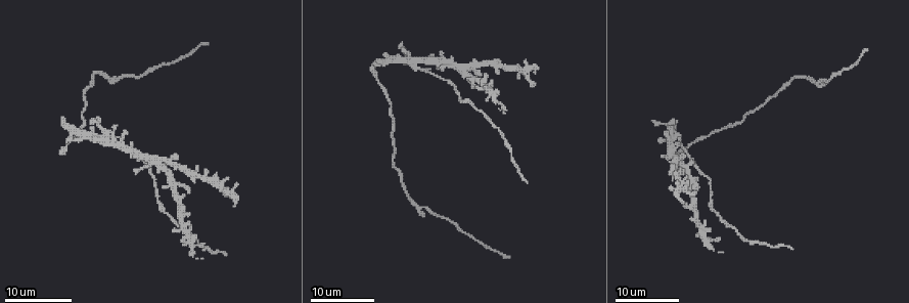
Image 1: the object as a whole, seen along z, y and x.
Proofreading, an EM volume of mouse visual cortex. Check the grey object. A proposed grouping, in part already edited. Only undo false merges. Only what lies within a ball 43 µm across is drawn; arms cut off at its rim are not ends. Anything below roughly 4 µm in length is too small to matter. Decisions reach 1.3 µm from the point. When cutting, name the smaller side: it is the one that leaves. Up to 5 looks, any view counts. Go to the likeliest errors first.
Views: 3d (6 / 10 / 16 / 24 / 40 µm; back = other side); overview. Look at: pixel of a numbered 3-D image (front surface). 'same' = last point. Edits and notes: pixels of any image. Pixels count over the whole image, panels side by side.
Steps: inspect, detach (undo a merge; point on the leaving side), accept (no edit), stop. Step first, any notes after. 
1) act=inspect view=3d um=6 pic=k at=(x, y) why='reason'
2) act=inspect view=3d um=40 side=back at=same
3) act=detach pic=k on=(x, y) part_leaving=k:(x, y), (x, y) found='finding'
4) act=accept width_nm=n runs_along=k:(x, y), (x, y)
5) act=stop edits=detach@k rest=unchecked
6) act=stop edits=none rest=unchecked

act=inspect view=3d um=16 pic=1 at=(678, 133) why='small branch off a trunk'

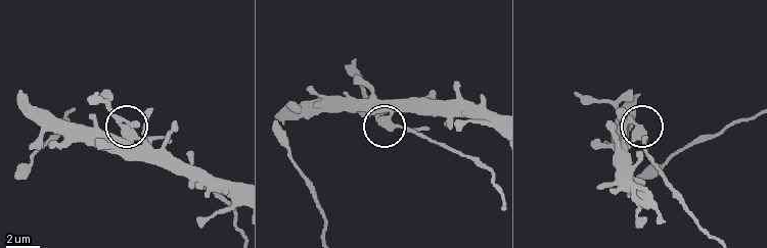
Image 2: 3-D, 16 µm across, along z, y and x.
act=inspect view=3d um=10 pic=2 at=(129, 127) why='closer look'

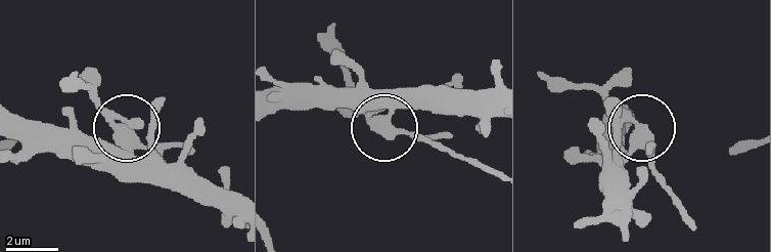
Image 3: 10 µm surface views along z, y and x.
act=inspect view=3d um=6 pic=3 at=(382, 125) why='zoom in'

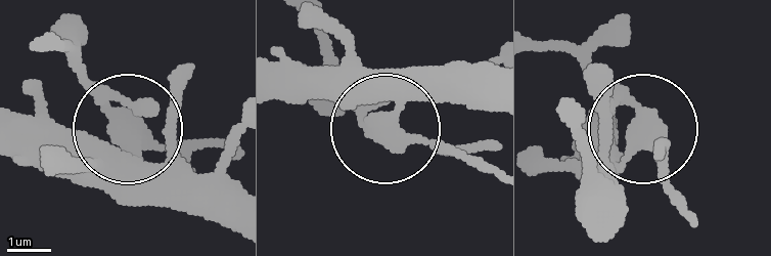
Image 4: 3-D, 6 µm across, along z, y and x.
act=accept arms=4 found='one neuron here'

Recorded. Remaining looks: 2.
act=inspect view=3d um=24 pic=1 at=(682, 161) why='three-way junction'

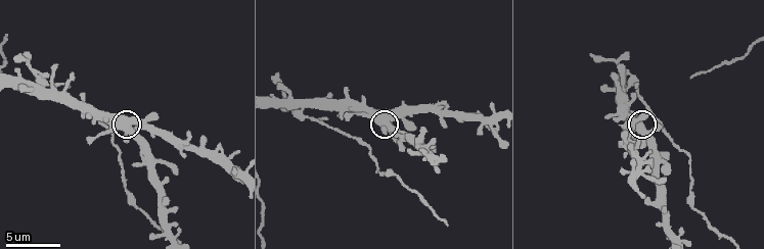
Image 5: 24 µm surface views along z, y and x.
act=inspect view=3d um=6 at=same

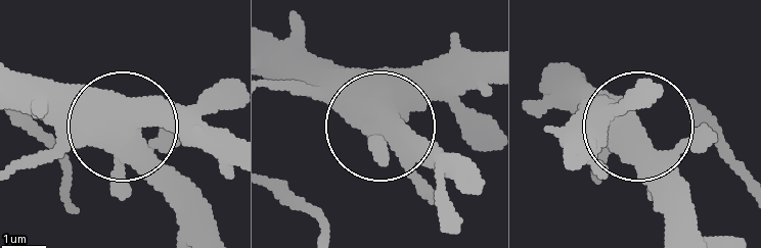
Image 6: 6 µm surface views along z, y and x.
act=accept found='all the same neuron'

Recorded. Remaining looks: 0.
act=stop edits=none rest=unchecked

